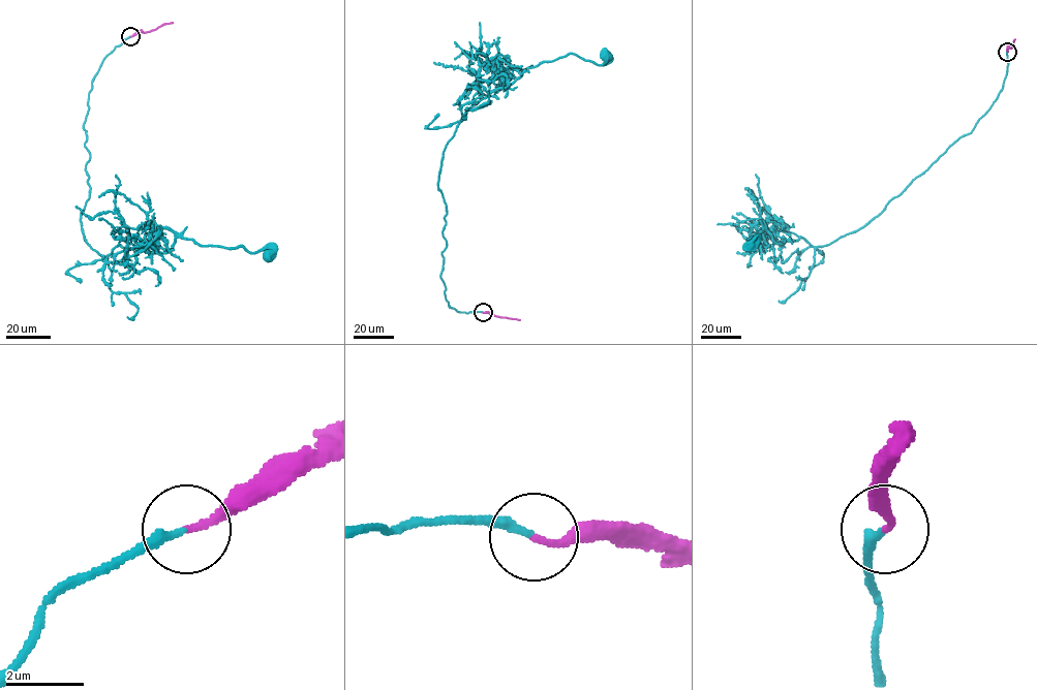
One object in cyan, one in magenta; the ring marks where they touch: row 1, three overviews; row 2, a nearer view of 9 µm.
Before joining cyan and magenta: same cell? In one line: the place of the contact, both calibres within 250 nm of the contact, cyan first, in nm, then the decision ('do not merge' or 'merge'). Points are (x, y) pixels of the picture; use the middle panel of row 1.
place (483, 312); calibres 240 and 170 nm; merge

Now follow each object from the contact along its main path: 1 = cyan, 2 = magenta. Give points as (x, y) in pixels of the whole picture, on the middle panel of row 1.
1: (483, 312), (451, 308), (440, 278), (446, 145), (471, 106), (526, 68), (570, 54), (602, 65), (604, 56)
2: (483, 312), (520, 320)

